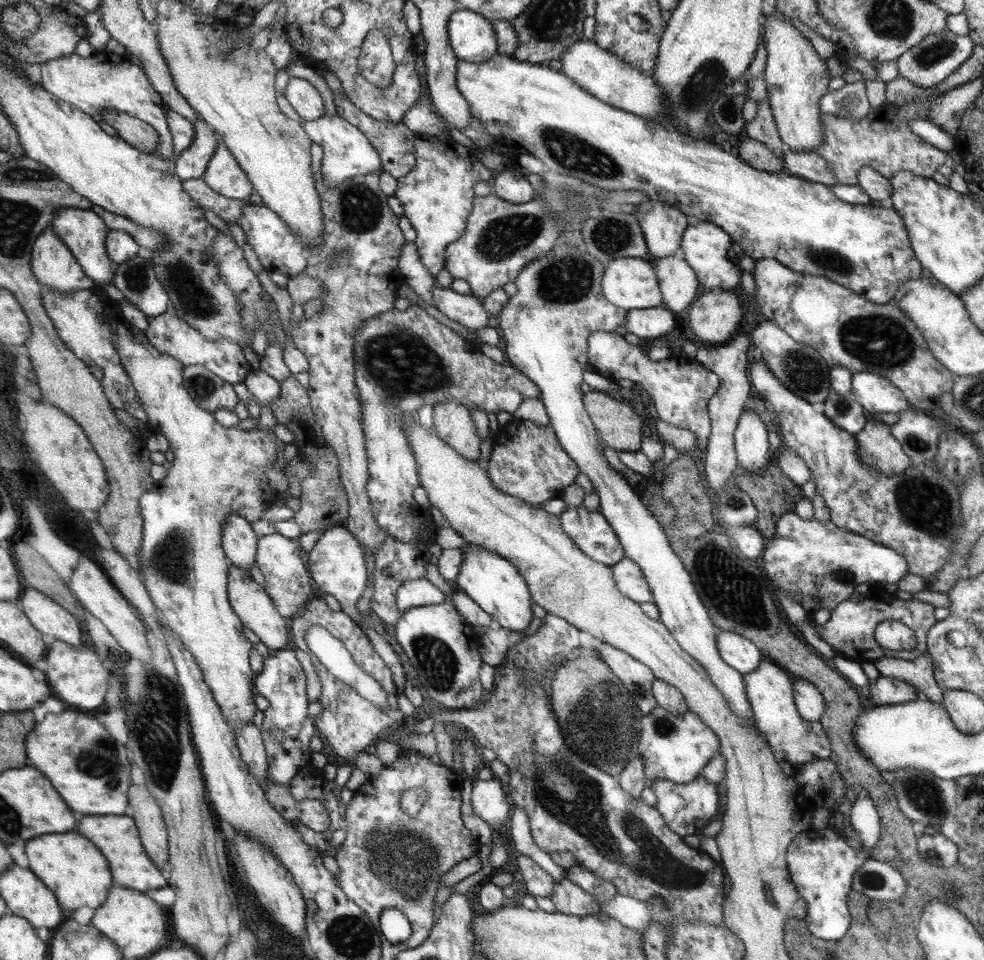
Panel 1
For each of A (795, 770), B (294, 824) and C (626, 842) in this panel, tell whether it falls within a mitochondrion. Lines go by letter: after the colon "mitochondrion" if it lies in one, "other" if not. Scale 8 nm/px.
A: other
B: other
C: mitochondrion

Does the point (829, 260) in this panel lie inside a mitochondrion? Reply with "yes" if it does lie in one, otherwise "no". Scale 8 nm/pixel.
yes

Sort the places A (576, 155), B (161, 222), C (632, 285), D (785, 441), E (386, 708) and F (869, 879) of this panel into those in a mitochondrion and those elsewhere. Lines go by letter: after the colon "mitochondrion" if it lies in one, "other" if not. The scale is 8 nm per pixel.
A: mitochondrion
B: other
C: other
D: other
E: other
F: mitochondrion

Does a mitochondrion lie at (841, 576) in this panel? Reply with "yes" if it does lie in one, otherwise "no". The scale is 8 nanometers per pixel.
yes

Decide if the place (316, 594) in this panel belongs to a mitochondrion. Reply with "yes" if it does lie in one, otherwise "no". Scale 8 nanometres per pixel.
no

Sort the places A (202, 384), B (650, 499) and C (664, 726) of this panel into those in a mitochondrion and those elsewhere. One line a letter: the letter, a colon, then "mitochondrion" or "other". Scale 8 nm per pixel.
A: mitochondrion
B: other
C: mitochondrion

